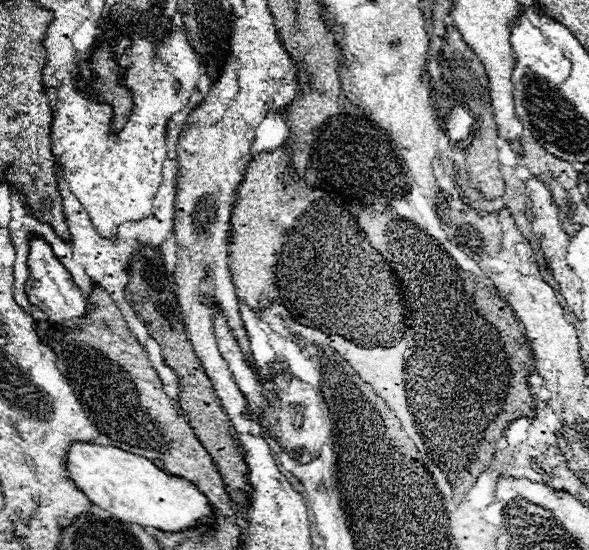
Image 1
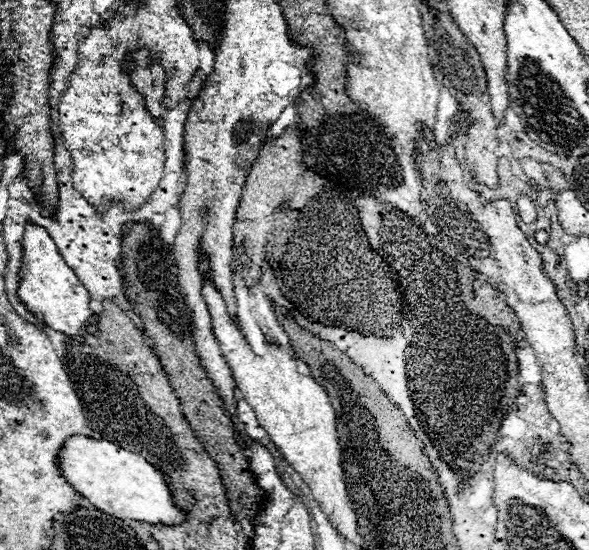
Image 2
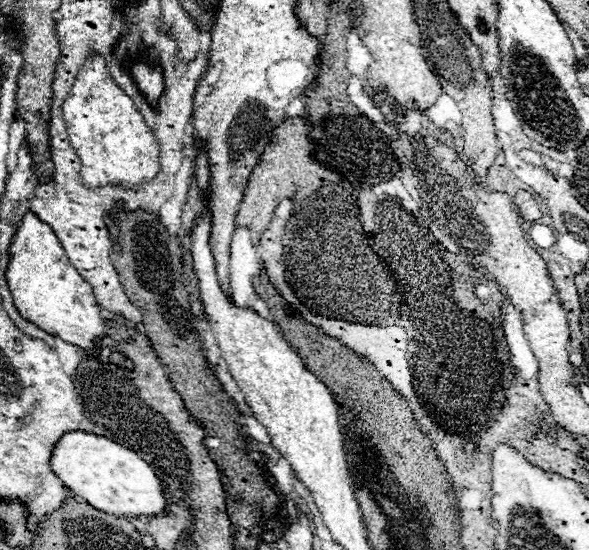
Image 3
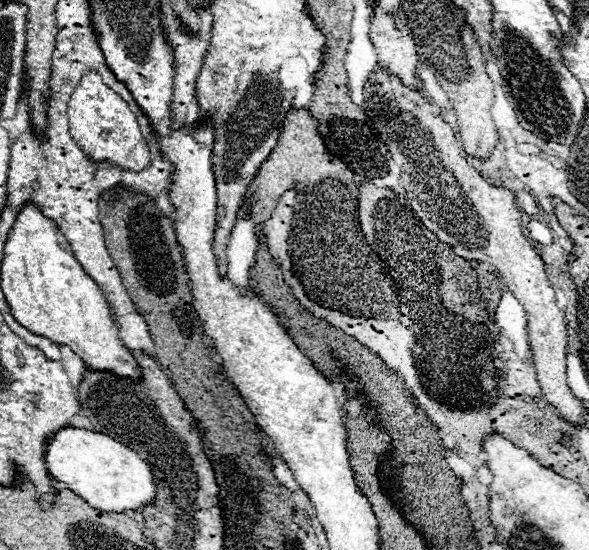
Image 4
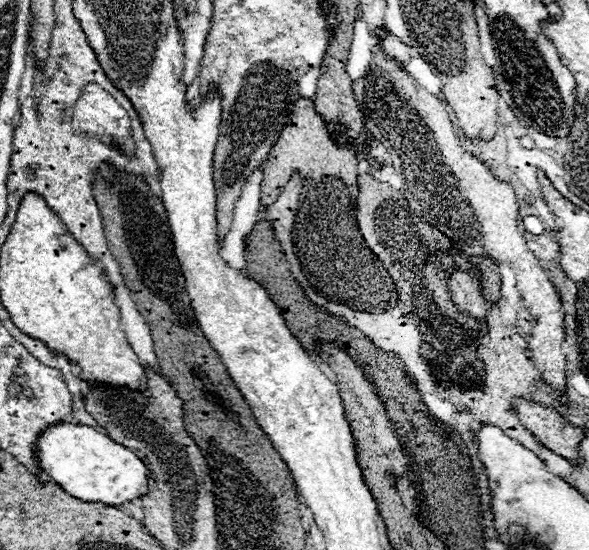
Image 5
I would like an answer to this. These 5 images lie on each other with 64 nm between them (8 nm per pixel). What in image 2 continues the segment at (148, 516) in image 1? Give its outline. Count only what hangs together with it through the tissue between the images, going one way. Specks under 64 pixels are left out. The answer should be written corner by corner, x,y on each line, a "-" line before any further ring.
90,436
66,438
58,454
58,470
80,496
84,496
98,510
120,520
130,518
140,522
144,520
148,524
178,524
184,520
184,514
172,502
162,474
158,474
156,468
142,456
128,452
112,442

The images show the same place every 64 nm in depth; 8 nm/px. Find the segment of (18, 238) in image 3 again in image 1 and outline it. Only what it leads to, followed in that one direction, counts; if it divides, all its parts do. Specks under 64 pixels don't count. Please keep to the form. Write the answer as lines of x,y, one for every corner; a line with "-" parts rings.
32,234
30,236
30,254
28,254
28,282
24,286
24,294
28,296
32,306
38,306
46,316
48,322
54,326
66,326
66,322
74,318
86,316
88,302
82,296
82,290
74,284
70,272
62,266
62,262
54,256
52,246
42,238

